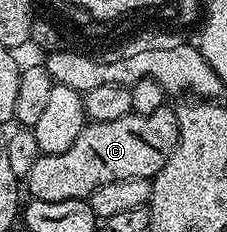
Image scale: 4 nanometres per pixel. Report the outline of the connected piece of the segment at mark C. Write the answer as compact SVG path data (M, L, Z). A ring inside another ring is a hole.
M168 106L145 116L129 114L114 118L114 122L89 123L80 131L78 138L74 138L74 146L70 146L70 150L62 150L62 154L42 154L38 162L30 166L30 174L26 178L27 195L42 202L62 202L87 198L97 186L106 182L126 178L148 180L164 169L170 154L174 154L177 142L176 113Z

